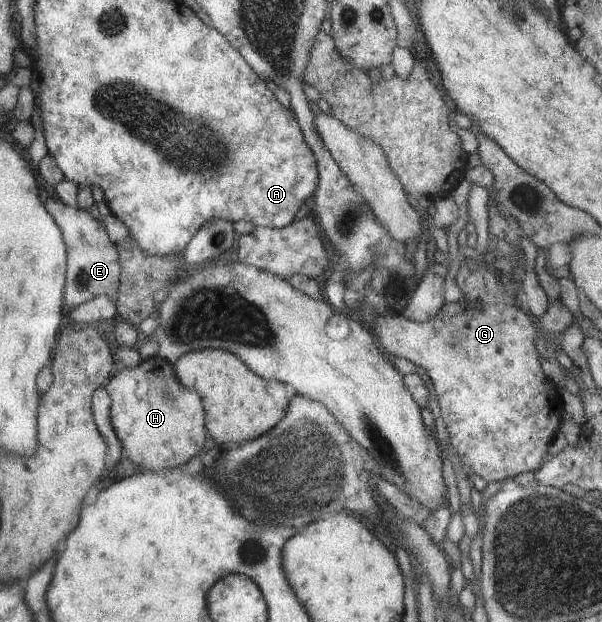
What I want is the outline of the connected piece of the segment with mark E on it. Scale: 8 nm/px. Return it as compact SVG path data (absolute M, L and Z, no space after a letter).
M47 198L43 207L60 229L66 247L66 280L63 303L69 309L76 308L99 296L107 296L113 303L118 300L118 287L122 272L119 252L109 240L102 218L94 212L69 207L61 200Z

